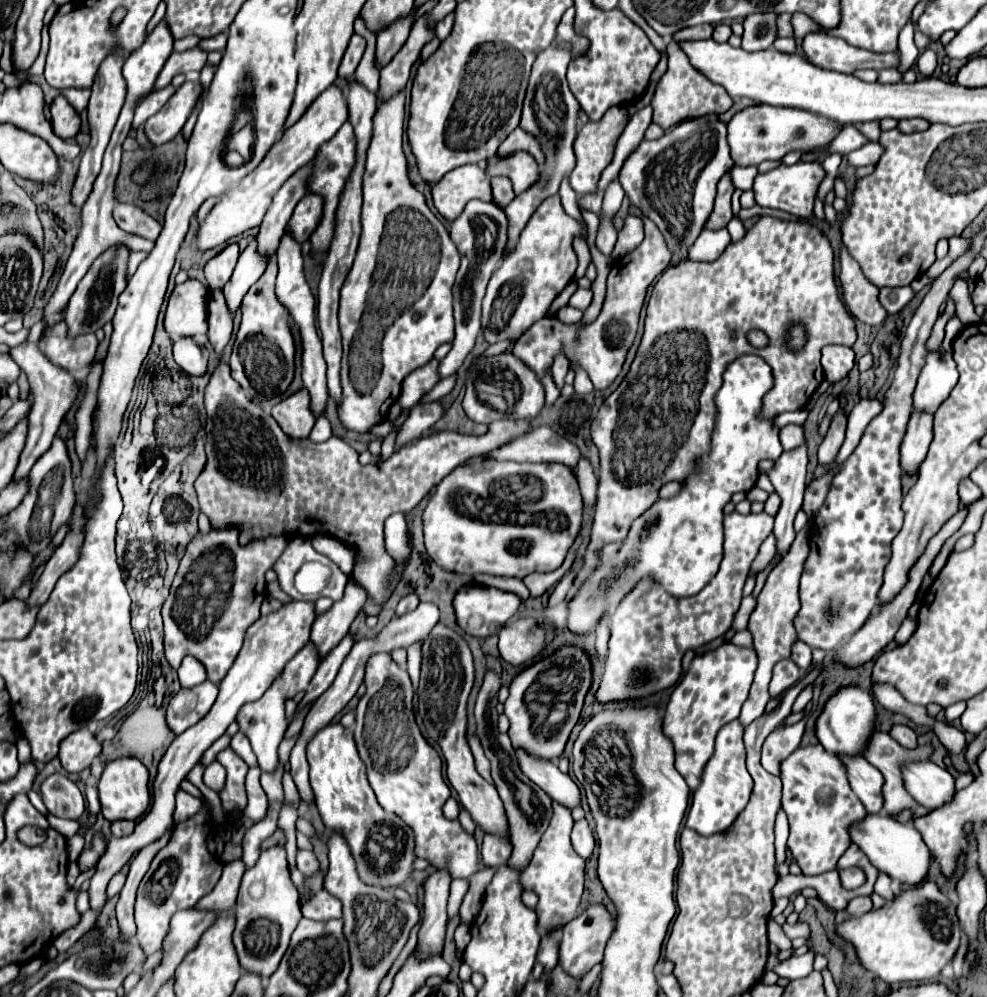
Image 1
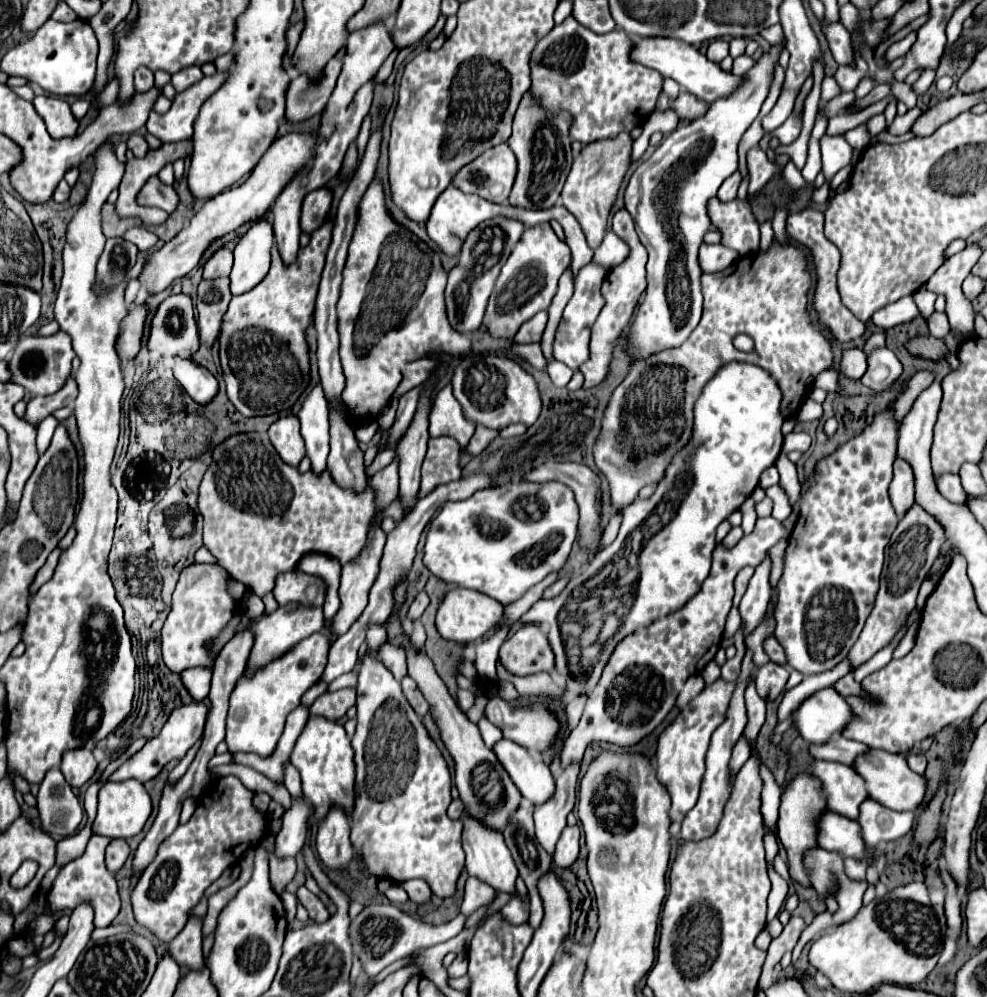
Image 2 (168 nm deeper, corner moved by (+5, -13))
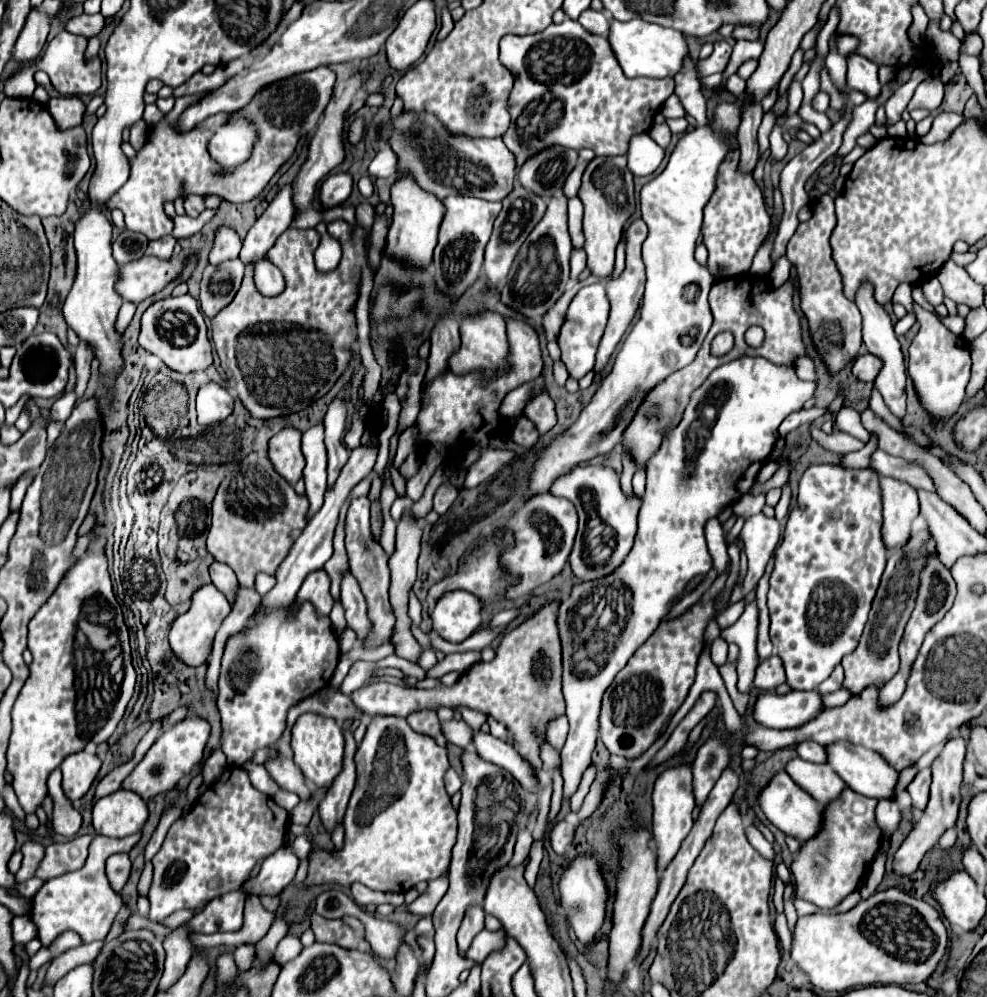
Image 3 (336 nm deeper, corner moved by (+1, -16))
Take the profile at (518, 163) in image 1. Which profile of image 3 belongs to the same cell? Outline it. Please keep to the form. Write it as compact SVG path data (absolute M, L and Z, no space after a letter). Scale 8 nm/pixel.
M401 112L397 118L385 118L377 128L377 136L385 140L399 160L397 176L411 176L419 188L431 192L437 200L447 196L475 196L489 202L503 200L513 190L515 178L515 162L513 154L505 148L501 138L471 138L471 136L457 136L449 132L443 122L431 112Z

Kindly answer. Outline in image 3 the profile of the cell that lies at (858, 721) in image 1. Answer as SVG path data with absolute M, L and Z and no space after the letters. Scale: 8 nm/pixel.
M761 692L753 704L753 718L767 728L797 728L821 714L821 696L817 692L787 692L783 696Z

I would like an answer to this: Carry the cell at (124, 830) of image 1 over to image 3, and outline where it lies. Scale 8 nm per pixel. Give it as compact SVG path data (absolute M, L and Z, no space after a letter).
M113 854L113 856L109 856L105 872L107 872L111 888L117 894L121 894L121 888L125 886L127 878L129 878L129 872L131 872L131 860L129 860L129 856L127 854Z

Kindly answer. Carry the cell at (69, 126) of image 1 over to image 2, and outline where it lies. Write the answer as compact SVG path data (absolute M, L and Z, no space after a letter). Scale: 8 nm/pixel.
M41 95L33 99L33 105L37 113L43 117L47 131L53 139L73 137L73 133L77 133L77 119L73 117L67 101L51 95Z

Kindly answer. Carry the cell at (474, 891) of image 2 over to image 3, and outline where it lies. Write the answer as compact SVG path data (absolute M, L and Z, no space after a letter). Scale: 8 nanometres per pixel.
M469 908L469 912L465 914L465 920L463 920L463 924L459 928L459 934L457 934L457 946L459 946L459 956L461 958L469 950L473 938L483 930L483 918L485 918L483 908Z

